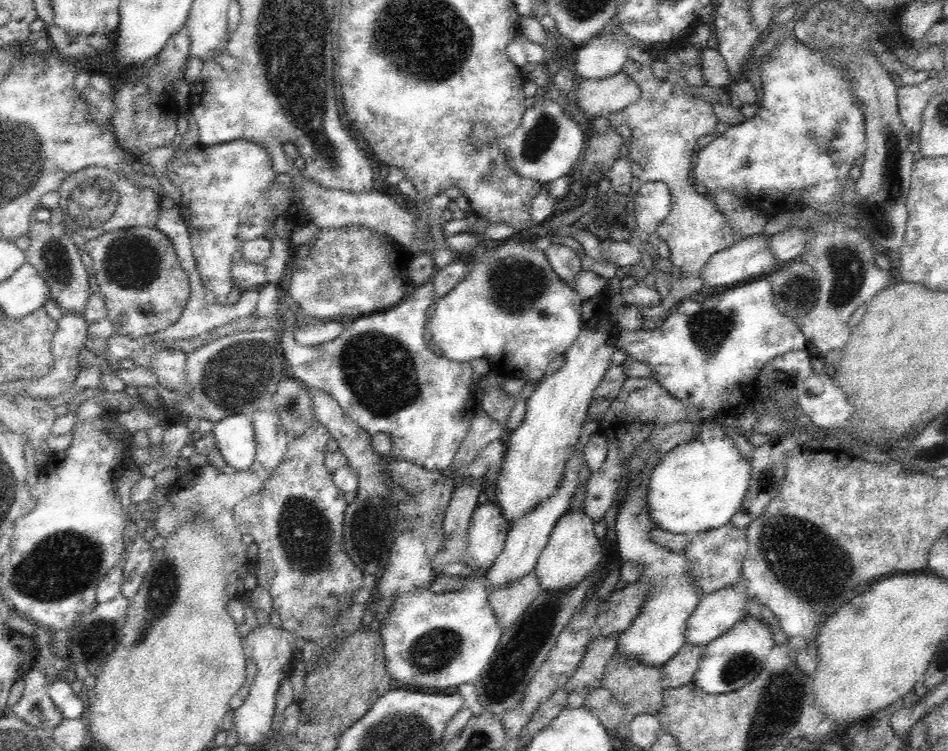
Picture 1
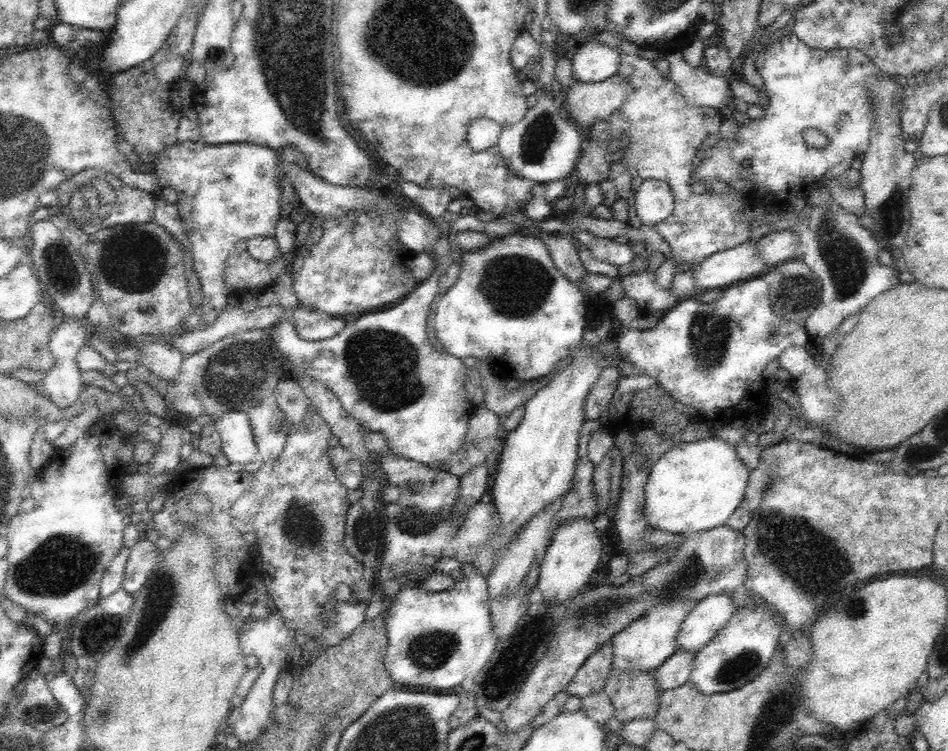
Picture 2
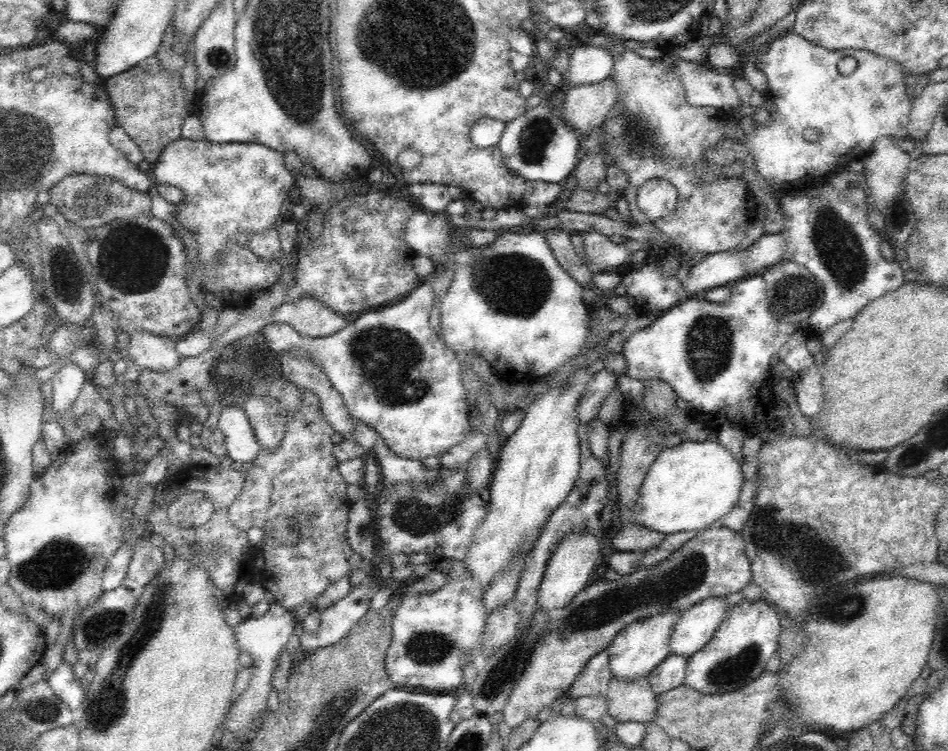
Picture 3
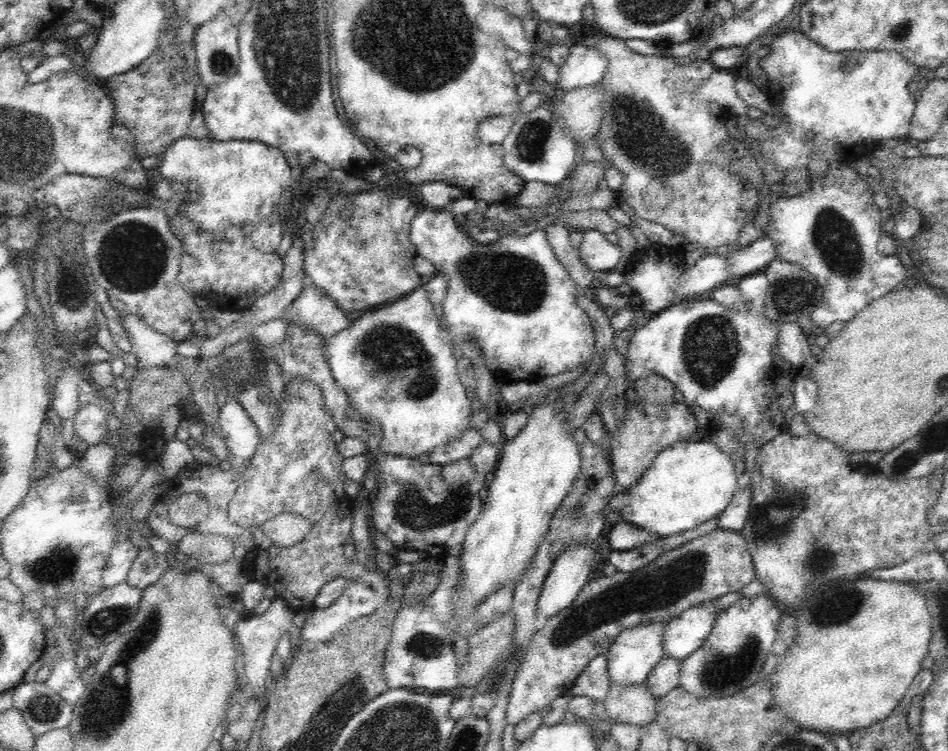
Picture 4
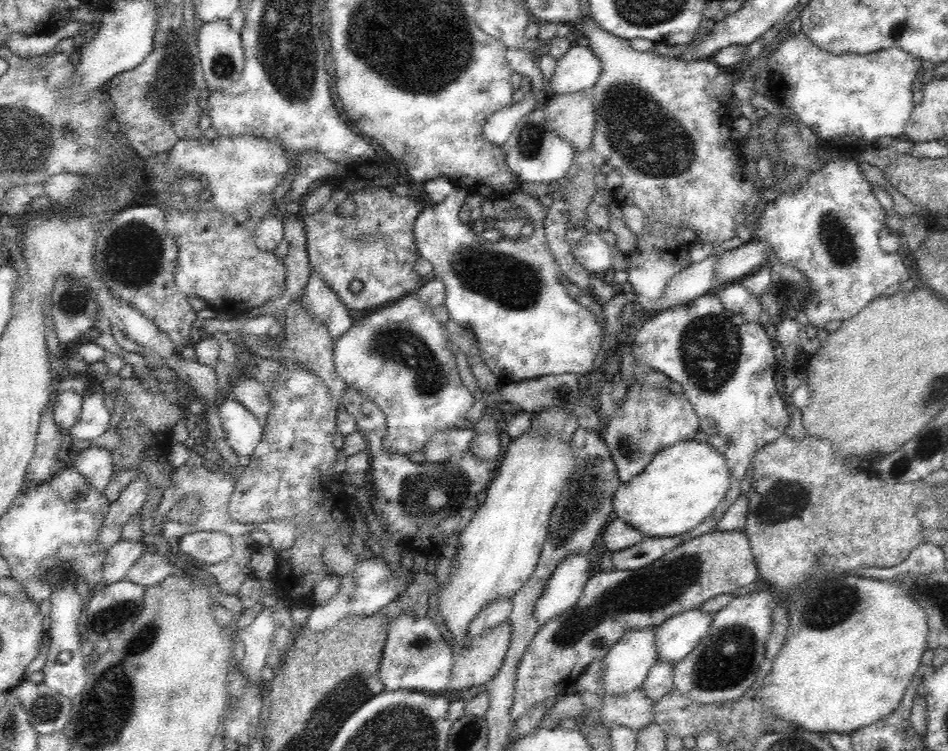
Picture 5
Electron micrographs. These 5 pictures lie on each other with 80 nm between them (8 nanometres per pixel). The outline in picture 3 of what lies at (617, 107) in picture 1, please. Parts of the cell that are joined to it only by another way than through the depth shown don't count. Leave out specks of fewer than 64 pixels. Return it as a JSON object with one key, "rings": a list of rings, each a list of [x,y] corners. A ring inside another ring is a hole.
{"rings":[[[612,78],[598,84],[567,86],[559,114],[578,136],[584,138],[604,124],[618,98],[618,87]]]}

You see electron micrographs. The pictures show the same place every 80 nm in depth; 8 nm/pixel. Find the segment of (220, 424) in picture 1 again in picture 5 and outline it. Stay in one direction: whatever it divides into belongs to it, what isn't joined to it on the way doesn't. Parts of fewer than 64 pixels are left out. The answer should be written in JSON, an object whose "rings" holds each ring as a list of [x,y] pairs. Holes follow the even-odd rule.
{"rings":[[[230,397],[220,402],[218,412],[232,451],[250,457],[262,438],[262,421],[239,400]]]}

